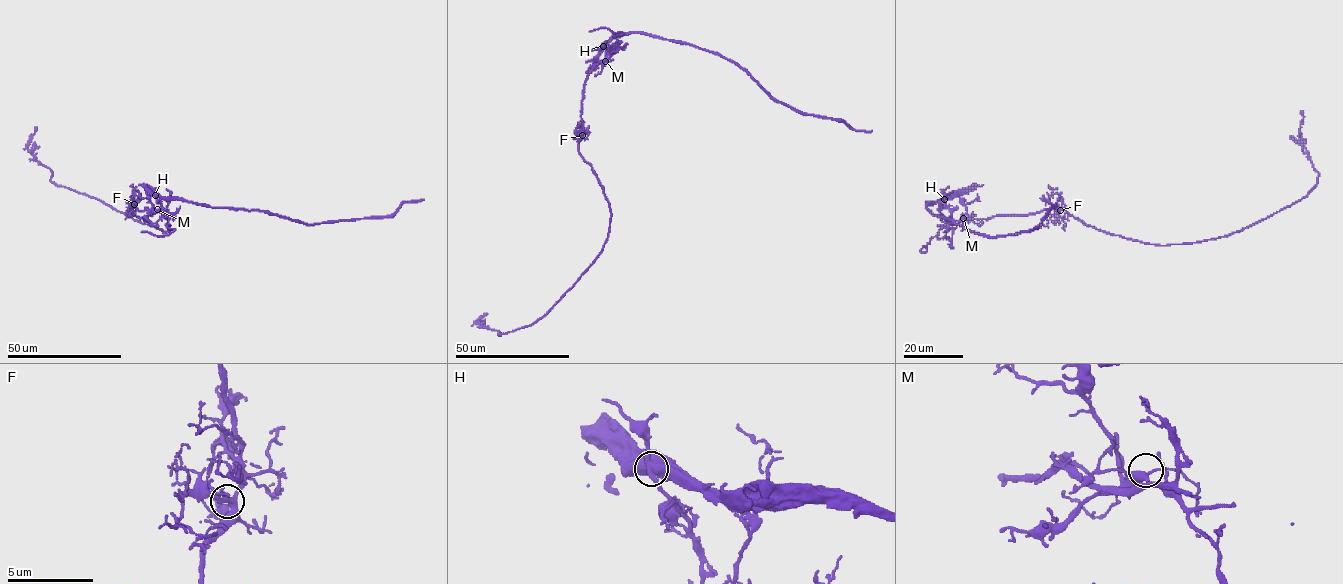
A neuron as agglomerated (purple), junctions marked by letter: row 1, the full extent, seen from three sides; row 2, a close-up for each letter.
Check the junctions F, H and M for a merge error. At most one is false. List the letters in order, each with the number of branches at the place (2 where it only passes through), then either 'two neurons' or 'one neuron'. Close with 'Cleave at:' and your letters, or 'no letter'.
F: 4 branches meet; one neuron
H: 4 branches meet; two neurons
M: 4 branches meet; one neuron
Cleave at: H

